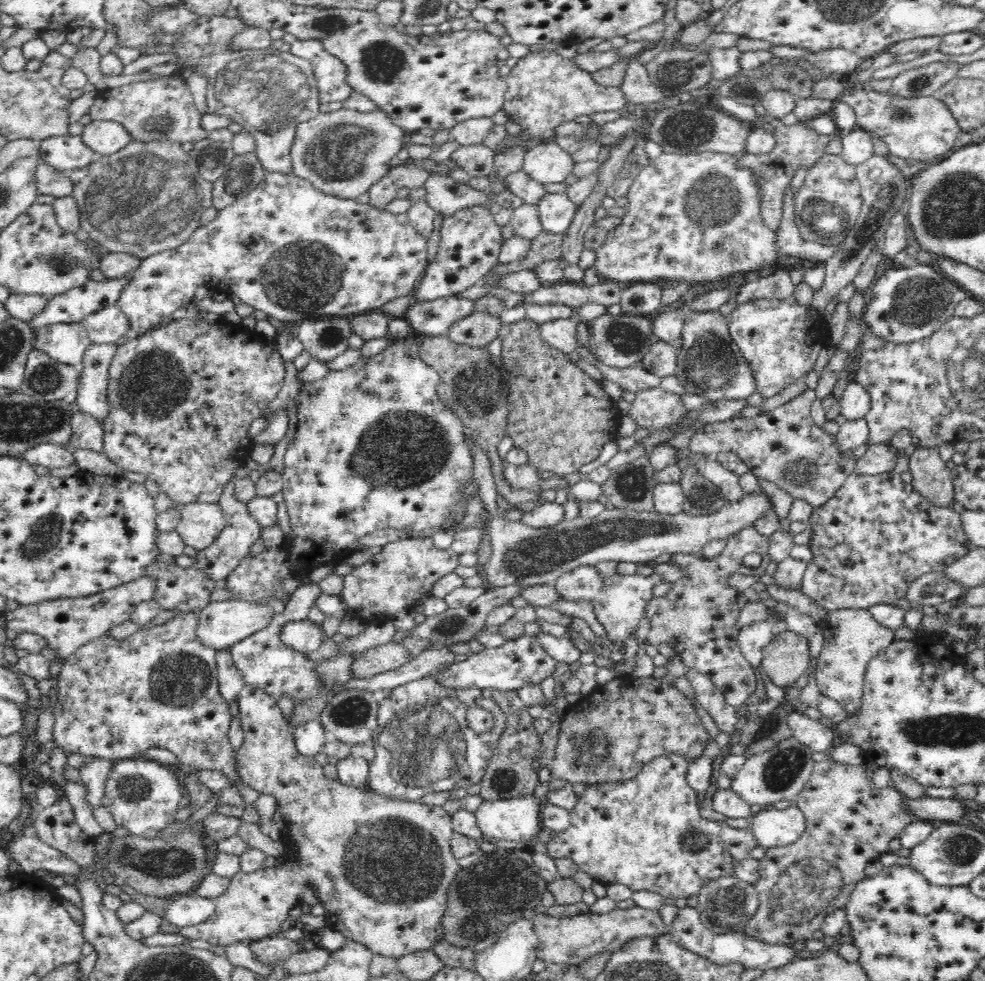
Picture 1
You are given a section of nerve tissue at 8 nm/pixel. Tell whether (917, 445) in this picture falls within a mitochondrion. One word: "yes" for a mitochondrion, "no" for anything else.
no

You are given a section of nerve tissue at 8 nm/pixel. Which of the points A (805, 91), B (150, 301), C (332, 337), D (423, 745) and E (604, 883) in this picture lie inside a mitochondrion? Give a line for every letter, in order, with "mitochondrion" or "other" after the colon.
A: other
B: other
C: mitochondrion
D: mitochondrion
E: other

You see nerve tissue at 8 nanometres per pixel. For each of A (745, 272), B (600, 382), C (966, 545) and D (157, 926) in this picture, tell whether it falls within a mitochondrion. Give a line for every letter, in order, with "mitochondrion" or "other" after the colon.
A: other
B: other
C: other
D: other

